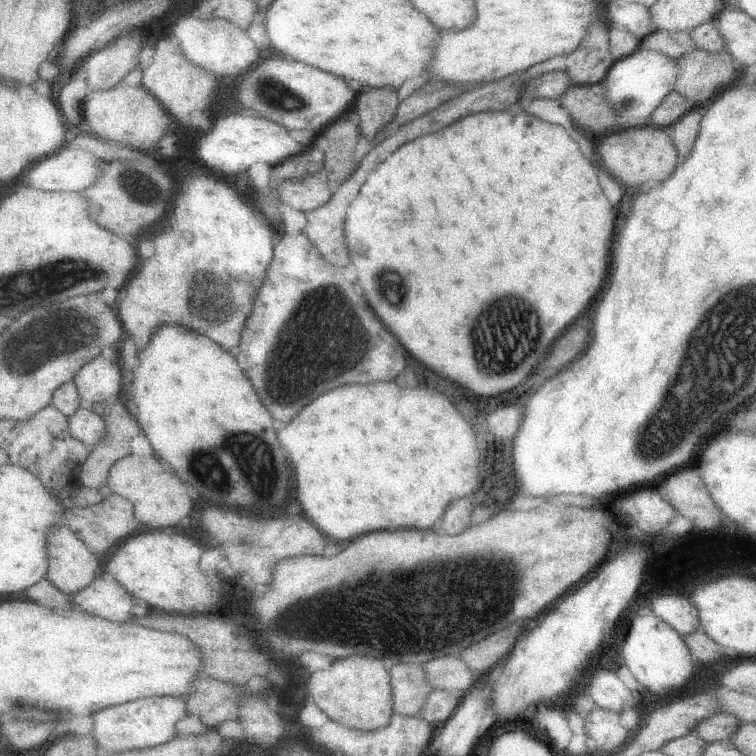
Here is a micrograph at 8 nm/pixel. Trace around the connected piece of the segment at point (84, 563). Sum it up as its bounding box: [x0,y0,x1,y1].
[49,524,105,594]

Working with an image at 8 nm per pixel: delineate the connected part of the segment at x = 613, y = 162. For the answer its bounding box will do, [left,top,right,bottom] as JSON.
[593,126,679,190]

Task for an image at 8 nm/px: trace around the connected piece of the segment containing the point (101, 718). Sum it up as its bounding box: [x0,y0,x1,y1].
[93,696,189,754]

